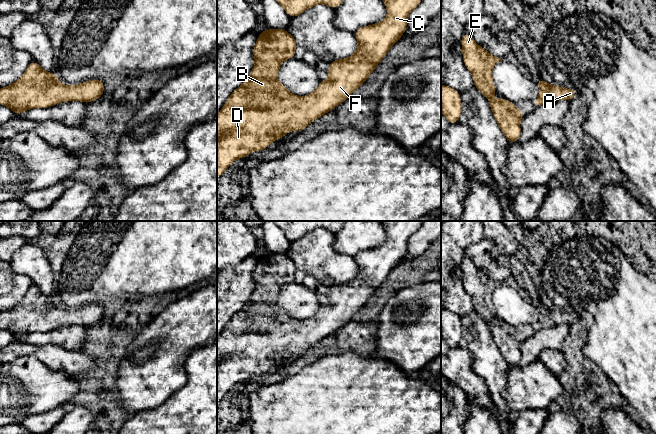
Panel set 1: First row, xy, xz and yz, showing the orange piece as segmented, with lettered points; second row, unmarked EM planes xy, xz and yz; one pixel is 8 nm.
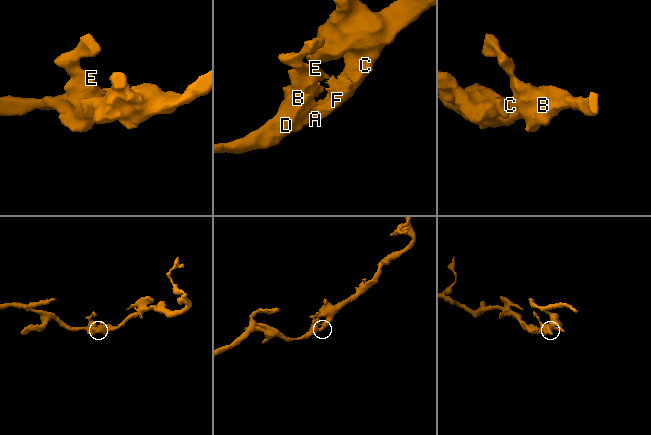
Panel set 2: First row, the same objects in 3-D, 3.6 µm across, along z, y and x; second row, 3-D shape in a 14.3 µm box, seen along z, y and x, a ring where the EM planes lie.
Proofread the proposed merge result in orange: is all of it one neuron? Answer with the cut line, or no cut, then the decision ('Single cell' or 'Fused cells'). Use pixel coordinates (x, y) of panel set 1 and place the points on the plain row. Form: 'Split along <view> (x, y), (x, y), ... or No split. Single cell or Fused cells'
No split. Single cell

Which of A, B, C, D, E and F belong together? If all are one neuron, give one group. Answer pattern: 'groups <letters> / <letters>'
groups A B C D E F

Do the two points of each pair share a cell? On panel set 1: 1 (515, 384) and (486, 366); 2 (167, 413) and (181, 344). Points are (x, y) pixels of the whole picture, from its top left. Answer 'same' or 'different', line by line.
1: different
2: different

